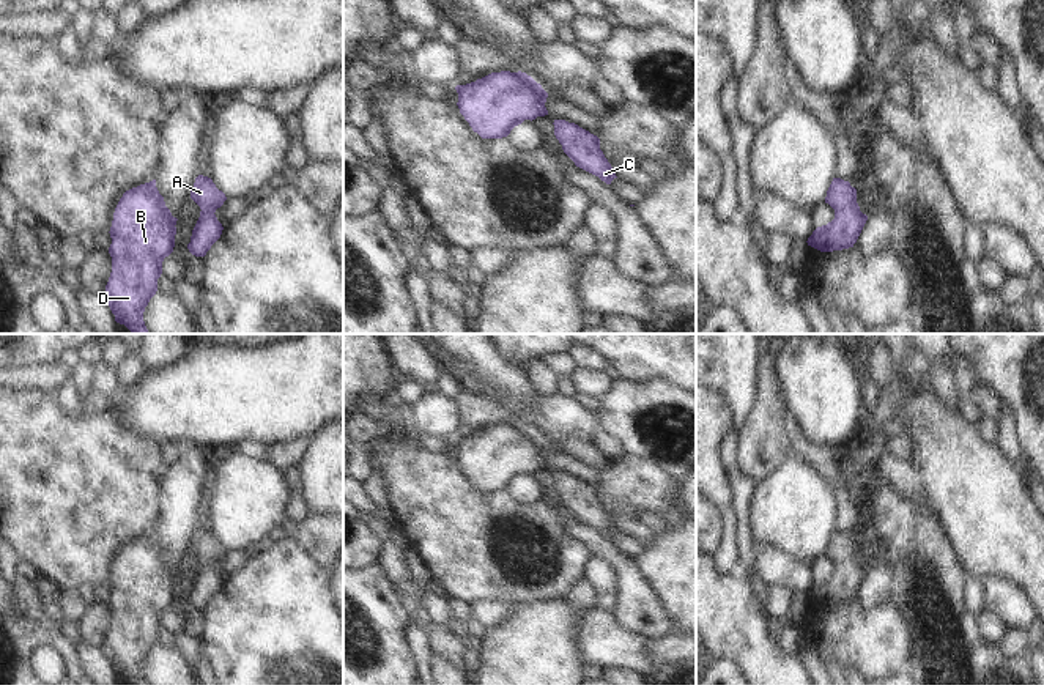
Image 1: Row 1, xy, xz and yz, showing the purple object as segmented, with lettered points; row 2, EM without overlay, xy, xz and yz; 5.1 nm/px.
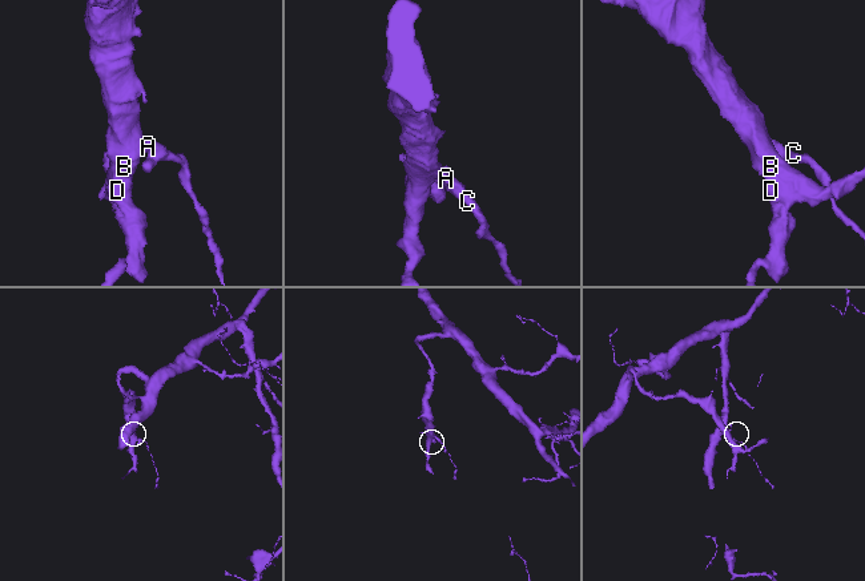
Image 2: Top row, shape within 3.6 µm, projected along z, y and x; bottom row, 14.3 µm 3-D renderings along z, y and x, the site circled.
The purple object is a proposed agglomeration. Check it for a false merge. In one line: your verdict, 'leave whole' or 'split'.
leave whole

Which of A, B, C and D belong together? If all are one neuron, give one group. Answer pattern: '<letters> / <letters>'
A B C D

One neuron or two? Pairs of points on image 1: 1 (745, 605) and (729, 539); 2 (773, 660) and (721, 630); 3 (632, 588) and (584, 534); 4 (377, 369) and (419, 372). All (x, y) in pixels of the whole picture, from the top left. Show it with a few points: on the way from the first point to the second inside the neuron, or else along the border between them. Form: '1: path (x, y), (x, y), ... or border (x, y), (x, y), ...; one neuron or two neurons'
1: border (714, 556), (714, 566), (720, 572), (739, 570); two neurons
2: path (761, 654), (734, 630); one neuron
3: path (630, 572), (600, 545); one neuron
4: border (388, 350), (403, 377); two neurons

